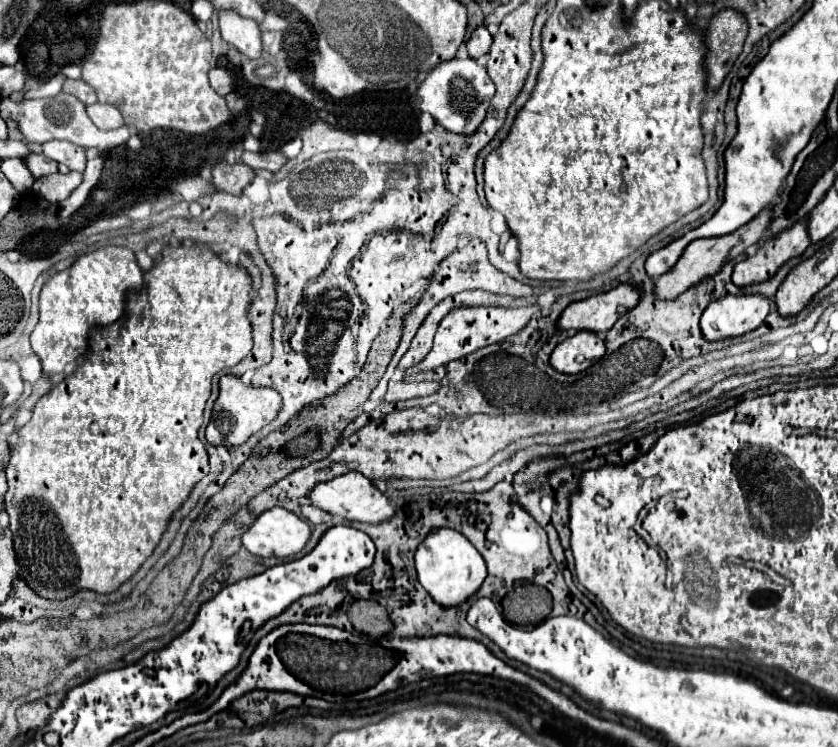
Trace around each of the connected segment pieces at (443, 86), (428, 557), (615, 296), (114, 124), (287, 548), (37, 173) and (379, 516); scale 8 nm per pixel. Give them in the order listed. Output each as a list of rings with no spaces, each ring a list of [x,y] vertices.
[[[449,59],[439,63],[425,79],[425,83],[419,83],[417,87],[417,99],[419,99],[419,111],[427,111],[433,115],[435,123],[443,129],[459,135],[473,135],[477,127],[483,123],[485,113],[491,105],[491,99],[495,95],[495,85],[491,77],[487,75],[485,67],[477,65],[475,59]]]
[[[435,529],[415,553],[419,583],[441,607],[457,607],[475,595],[487,577],[487,567],[479,551],[455,529]]]
[[[619,285],[607,293],[575,301],[559,317],[557,329],[607,333],[615,325],[617,317],[635,307],[637,299],[639,291],[633,285]]]
[[[93,103],[87,107],[87,115],[91,117],[91,121],[101,129],[101,131],[111,131],[111,129],[119,129],[125,125],[123,115],[119,113],[119,109],[115,109],[113,105],[107,103]]]
[[[273,507],[243,533],[243,547],[259,557],[293,557],[307,545],[309,537],[311,527],[303,517]]]
[[[29,155],[27,159],[25,159],[25,163],[27,163],[27,167],[29,167],[29,171],[33,173],[33,177],[37,179],[37,177],[43,177],[43,175],[47,175],[47,173],[57,173],[57,163],[55,161],[51,161],[51,159],[47,159],[45,155]]]
[[[347,473],[343,477],[335,477],[335,481],[327,481],[317,485],[311,491],[311,503],[325,509],[331,515],[339,515],[347,521],[361,521],[361,523],[385,523],[395,515],[395,505],[389,497],[385,497],[371,479],[363,477],[361,473]]]

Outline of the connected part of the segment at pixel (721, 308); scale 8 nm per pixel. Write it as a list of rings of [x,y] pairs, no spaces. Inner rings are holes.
[[[731,295],[709,305],[701,315],[705,341],[721,341],[755,331],[767,317],[771,301],[763,295]]]

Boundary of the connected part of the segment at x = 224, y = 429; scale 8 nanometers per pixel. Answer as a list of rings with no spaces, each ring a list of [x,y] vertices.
[[[225,375],[219,381],[219,397],[217,397],[215,407],[213,407],[211,423],[207,425],[207,441],[211,445],[239,447],[253,433],[257,433],[265,425],[269,425],[277,417],[279,409],[281,409],[281,395],[275,389],[245,385],[239,377]]]

